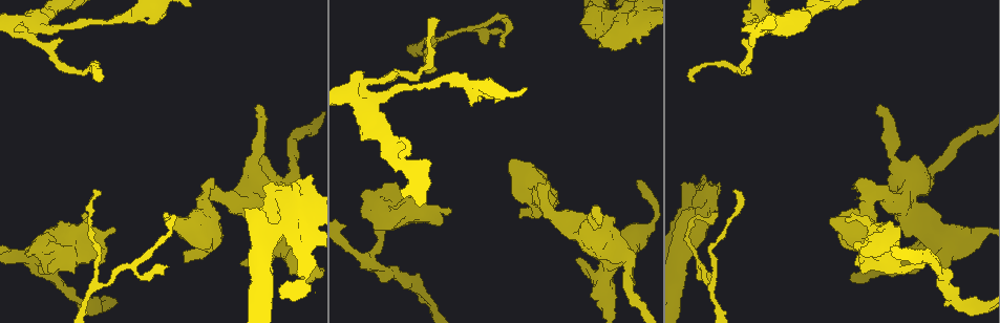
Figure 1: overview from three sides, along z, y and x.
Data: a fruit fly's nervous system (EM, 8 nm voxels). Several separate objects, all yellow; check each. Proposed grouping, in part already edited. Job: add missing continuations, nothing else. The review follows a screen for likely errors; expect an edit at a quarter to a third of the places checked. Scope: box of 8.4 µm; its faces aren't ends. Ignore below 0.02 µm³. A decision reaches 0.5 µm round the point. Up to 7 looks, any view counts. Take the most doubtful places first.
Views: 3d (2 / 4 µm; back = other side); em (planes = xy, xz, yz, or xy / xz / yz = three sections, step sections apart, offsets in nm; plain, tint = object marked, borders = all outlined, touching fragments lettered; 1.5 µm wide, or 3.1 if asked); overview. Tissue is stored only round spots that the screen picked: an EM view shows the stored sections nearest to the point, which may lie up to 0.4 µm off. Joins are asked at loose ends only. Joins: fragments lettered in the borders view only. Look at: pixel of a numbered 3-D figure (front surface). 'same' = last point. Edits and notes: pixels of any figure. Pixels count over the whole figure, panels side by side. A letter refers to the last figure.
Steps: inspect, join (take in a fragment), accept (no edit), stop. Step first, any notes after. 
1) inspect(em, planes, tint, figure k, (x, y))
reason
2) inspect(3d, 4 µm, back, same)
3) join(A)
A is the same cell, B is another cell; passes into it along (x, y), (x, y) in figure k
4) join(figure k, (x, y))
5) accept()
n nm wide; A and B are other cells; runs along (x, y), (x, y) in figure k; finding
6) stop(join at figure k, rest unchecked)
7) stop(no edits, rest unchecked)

inspect(3d, 2 µm, back, figure 1, (100, 81))

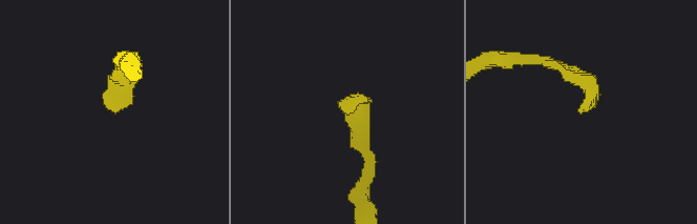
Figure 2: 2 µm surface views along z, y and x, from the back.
inspect(em, planes, borders, figure 2, (582, 110))
shape alone is not enough

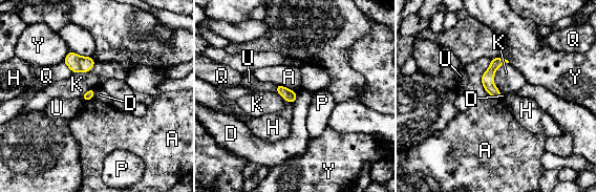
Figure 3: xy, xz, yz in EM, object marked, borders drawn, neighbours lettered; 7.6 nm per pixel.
accept()
A, D, H, K, P, Q, U and Y are other cells; none of them fits

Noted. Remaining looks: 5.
inspect(3d, 4 µm, figure 1, (134, 19))
branch stops here

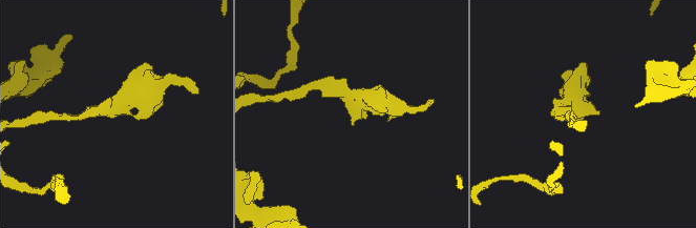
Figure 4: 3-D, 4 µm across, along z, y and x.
inspect(em, planes, borders, figure 4, (117, 113))
arms of 220, 320 nm

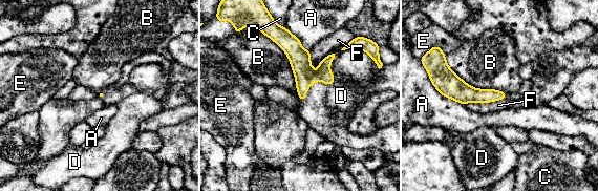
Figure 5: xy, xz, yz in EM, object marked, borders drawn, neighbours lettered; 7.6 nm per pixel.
accept()
A, B, C, D, E and F are other cells; none of them fits

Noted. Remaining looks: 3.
inspect(em, xz, step 4, borders, figure 1, (576, 259))
free end

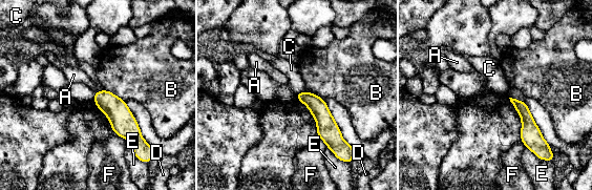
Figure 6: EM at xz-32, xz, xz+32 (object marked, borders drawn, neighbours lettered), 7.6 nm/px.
accept()
A, B, C, D, E and F are other cells; runs along (98, 94), (134, 134), (135, 144) in figure 6; none of them fits

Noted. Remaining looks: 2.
stop(no edits, rest unchecked)

